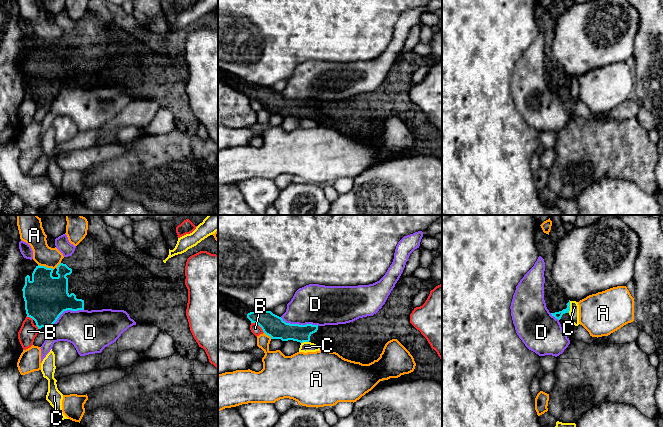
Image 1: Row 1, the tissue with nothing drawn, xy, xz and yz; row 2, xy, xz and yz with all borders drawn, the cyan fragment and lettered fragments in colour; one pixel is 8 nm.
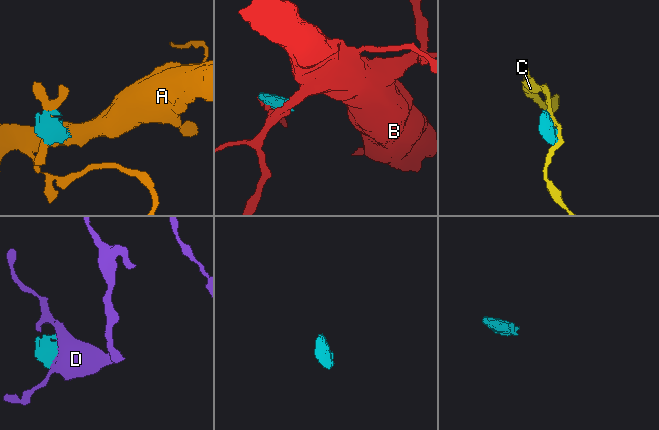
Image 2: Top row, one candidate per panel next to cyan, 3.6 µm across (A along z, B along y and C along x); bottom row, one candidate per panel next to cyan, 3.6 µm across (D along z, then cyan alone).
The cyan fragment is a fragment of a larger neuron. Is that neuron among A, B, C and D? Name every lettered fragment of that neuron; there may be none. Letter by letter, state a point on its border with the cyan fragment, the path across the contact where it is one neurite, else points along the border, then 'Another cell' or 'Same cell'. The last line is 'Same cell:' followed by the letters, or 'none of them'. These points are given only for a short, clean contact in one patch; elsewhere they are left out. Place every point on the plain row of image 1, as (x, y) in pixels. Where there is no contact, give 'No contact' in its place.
A: Touches cyan at xy (46, 43). Another cell
B: Touches cyan at xz (258, 100). Boundary: xz (251, 98), (255, 98), (264, 108). Another cell
C: Touches cyan at yz (569, 83). Boundary: yz (570, 77), (570, 86), (568, 88). Another cell
D: Touches cyan at xz (298, 100). Another cell
Same cell: none of them

